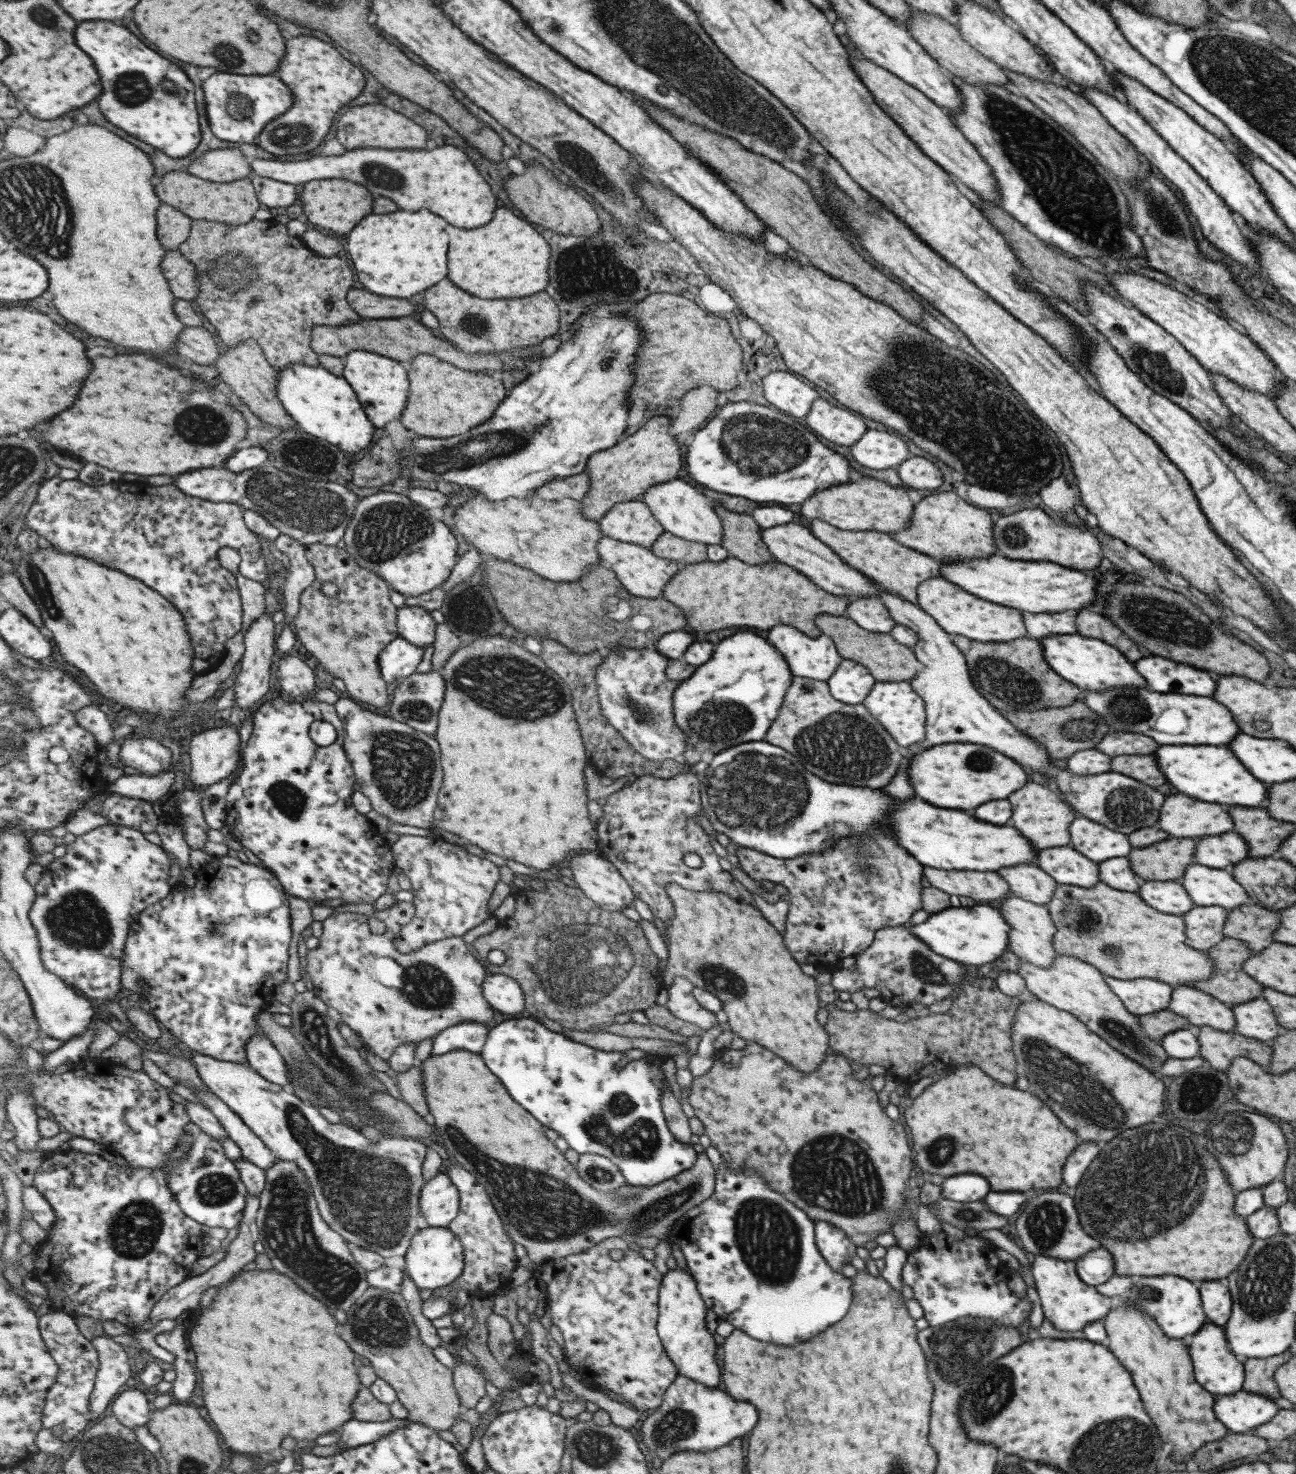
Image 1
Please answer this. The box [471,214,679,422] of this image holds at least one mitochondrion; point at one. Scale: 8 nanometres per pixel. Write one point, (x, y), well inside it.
(588, 260)

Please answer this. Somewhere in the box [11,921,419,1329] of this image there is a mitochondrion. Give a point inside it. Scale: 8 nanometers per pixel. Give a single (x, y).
(369, 1196)

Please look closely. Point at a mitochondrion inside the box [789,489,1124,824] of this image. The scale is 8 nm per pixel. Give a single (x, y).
(1000, 679)

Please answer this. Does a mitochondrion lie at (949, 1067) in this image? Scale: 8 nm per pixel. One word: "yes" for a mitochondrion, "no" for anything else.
no

